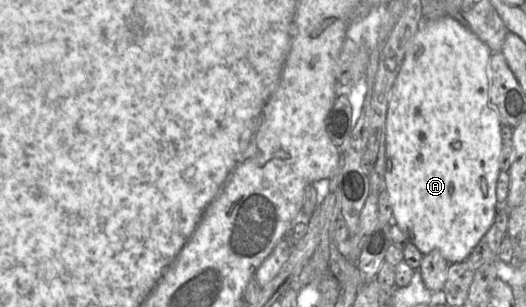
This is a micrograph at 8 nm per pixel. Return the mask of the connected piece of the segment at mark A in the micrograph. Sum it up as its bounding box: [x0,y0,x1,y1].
[383,17,503,263]

